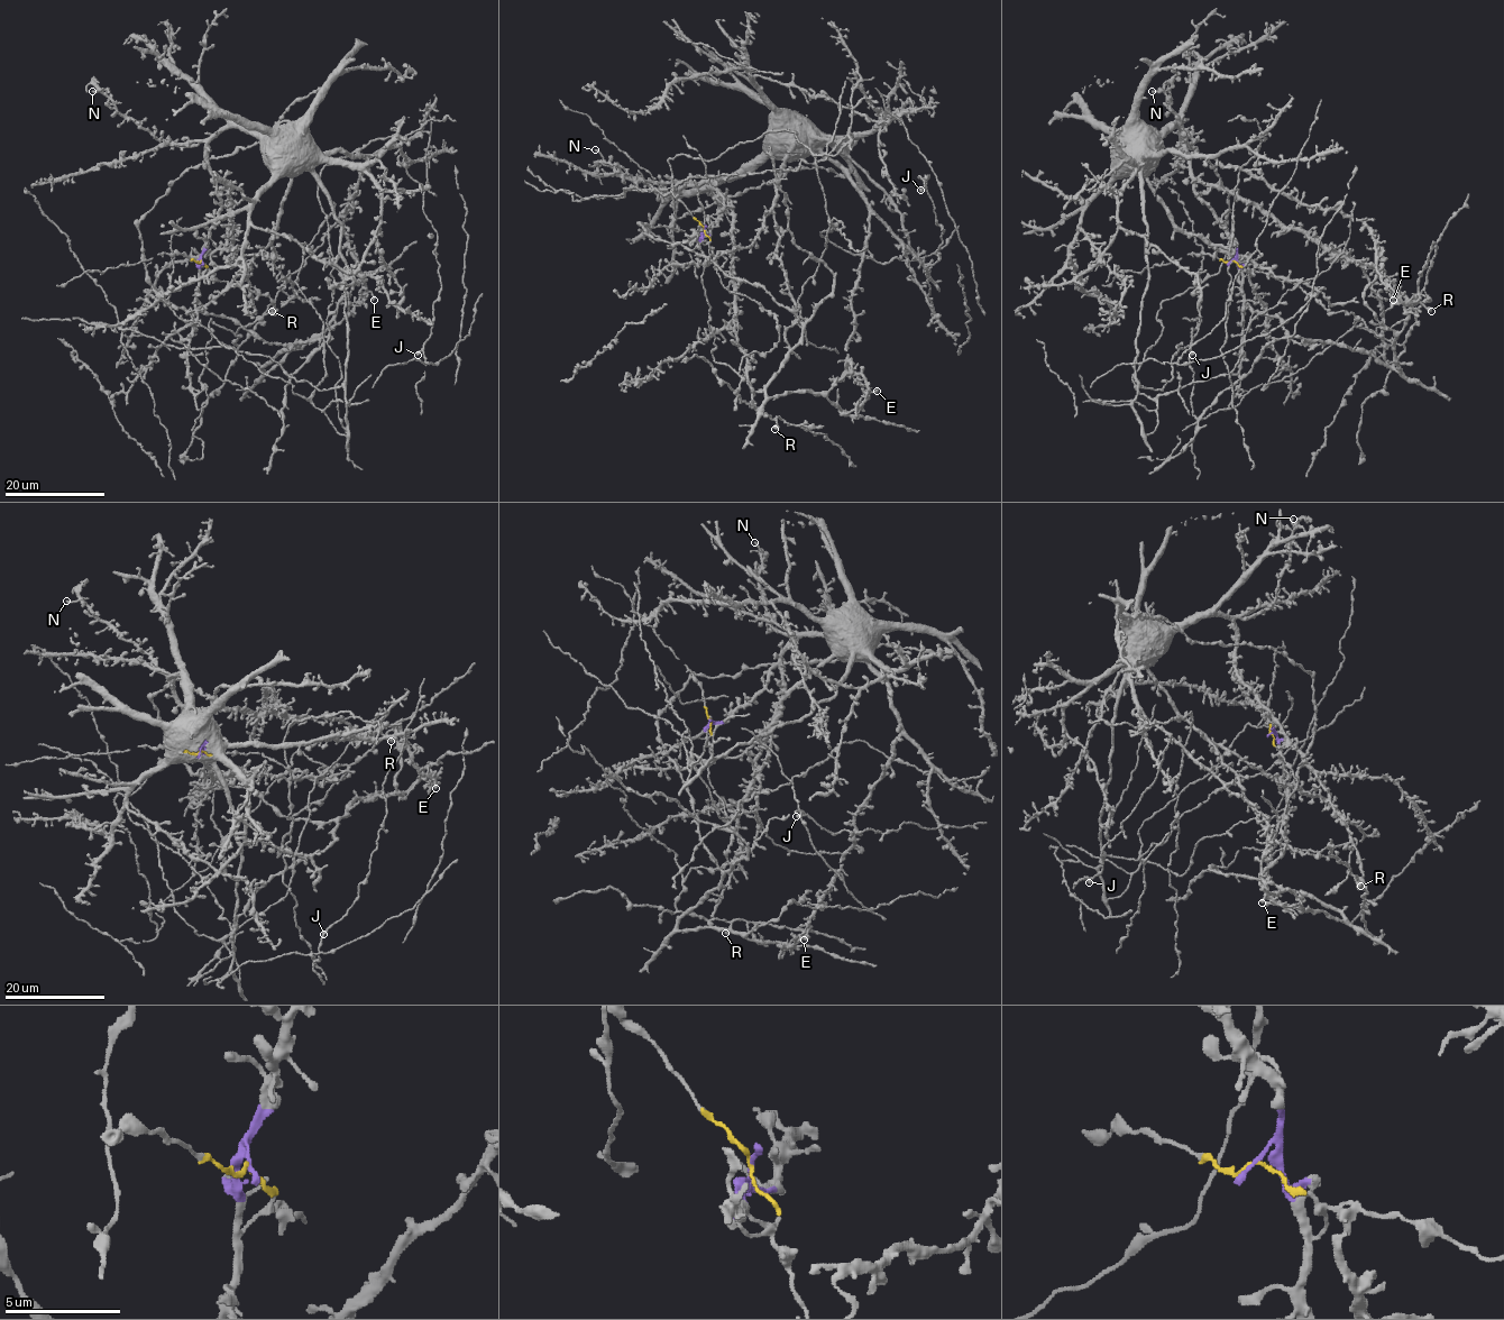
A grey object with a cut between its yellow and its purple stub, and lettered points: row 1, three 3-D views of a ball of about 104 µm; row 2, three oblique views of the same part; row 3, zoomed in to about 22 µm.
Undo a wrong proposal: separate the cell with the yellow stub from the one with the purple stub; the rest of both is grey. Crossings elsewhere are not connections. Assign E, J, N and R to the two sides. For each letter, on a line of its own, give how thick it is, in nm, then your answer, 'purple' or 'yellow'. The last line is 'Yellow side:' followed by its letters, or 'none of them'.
E: 400 nm thick; purple
J: 420 nm thick; purple
N: 280 nm thick; purple
R: 550 nm thick; yellow
Yellow side: R

